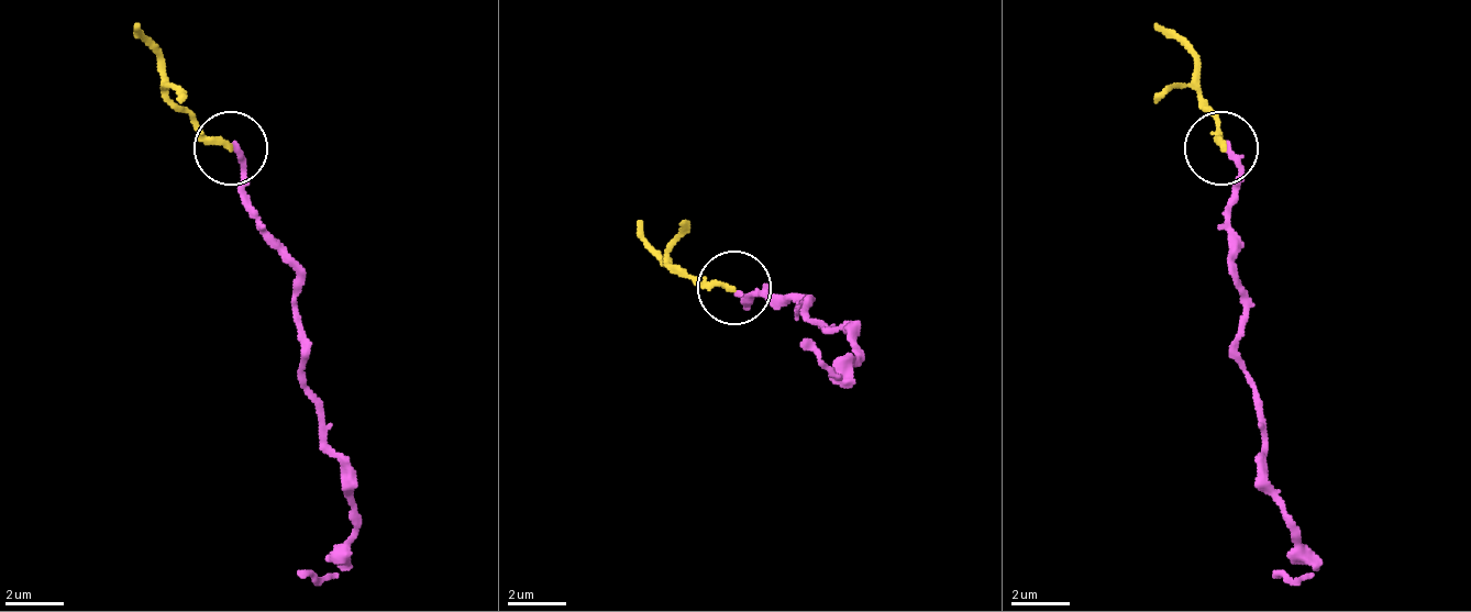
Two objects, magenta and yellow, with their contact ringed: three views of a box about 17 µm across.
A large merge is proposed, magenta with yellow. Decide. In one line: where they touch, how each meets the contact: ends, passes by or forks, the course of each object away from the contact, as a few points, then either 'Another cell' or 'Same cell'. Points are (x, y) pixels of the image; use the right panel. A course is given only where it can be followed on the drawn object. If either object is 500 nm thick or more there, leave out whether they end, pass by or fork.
Place: (1221, 147). At the ring magenta ends. At the ring yellow ends. Course of magenta: (1224, 146), (1238, 168), (1238, 366), (1304, 572), (1274, 572). Course of yellow: (1224, 146), (1194, 57), (1157, 21). Same cell

